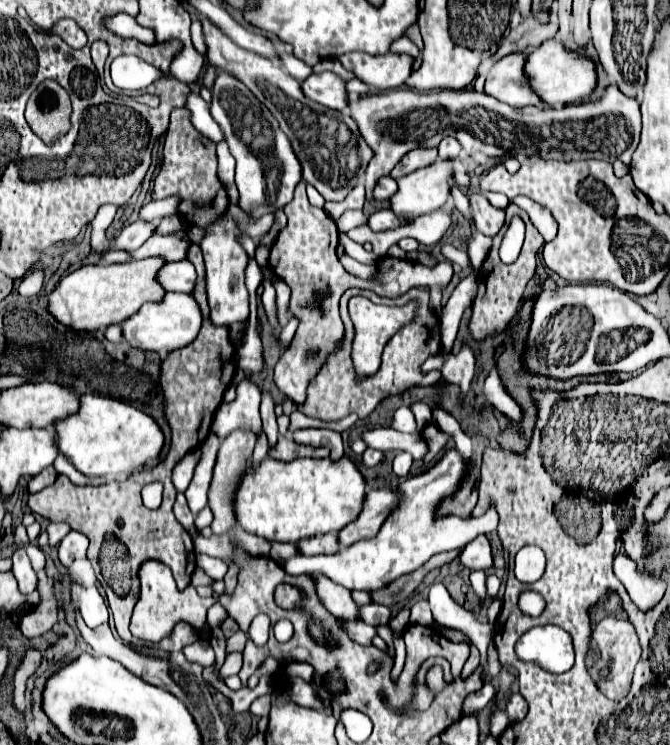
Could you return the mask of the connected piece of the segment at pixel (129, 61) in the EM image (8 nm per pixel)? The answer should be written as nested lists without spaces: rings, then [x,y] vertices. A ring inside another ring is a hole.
[[[121,55],[111,63],[111,79],[119,89],[145,89],[165,75],[165,71],[135,55]]]

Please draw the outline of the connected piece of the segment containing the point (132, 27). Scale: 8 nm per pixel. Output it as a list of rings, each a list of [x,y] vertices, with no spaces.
[[[119,13],[115,17],[111,17],[111,21],[107,23],[107,27],[117,33],[119,37],[135,37],[141,43],[153,45],[155,43],[155,35],[149,29],[143,29],[141,25],[135,23],[135,17],[127,15],[127,13]]]

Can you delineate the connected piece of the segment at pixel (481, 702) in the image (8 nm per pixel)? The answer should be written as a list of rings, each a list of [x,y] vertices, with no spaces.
[[[483,685],[479,691],[467,695],[465,703],[463,703],[463,715],[471,715],[471,713],[479,713],[495,695],[493,685]]]

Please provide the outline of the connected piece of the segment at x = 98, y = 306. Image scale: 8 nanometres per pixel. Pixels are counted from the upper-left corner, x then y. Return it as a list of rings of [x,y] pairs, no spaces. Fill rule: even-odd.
[[[161,257],[117,263],[117,265],[85,265],[59,279],[49,293],[47,311],[65,327],[75,331],[103,331],[111,323],[123,323],[147,301],[163,299],[165,291],[155,281],[157,271],[165,265]]]

